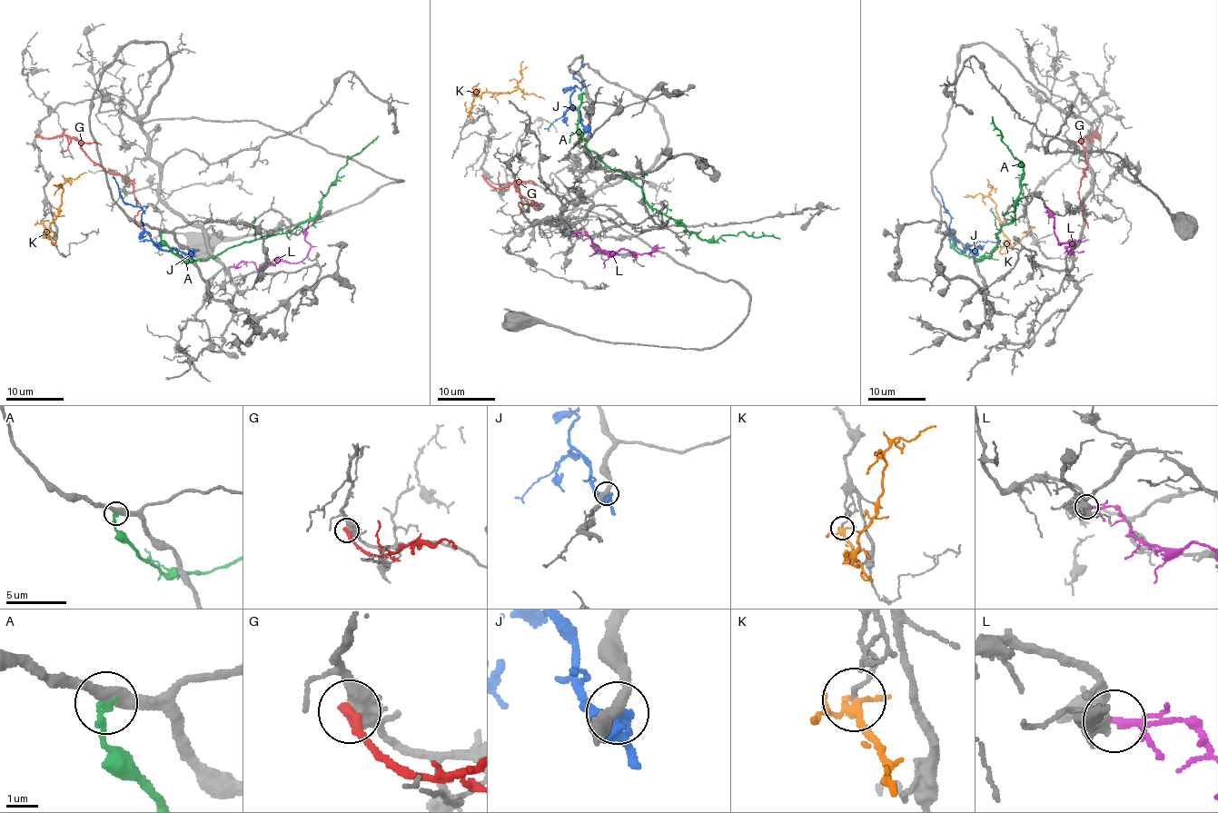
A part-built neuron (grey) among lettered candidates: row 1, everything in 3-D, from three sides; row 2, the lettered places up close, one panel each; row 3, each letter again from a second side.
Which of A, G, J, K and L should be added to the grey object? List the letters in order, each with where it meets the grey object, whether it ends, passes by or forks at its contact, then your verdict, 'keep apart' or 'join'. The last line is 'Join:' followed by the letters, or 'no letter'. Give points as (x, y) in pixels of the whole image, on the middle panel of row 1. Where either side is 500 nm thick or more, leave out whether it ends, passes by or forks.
A: meets grey at (586, 94); it ends there; keep apart
G: meets grey at (483, 176); keep apart
J: meets grey at (588, 126); it passes by; keep apart
K: meets grey at (470, 114); it passes by; keep apart
L: meets grey at (571, 232); it passes by; join
Join: L

